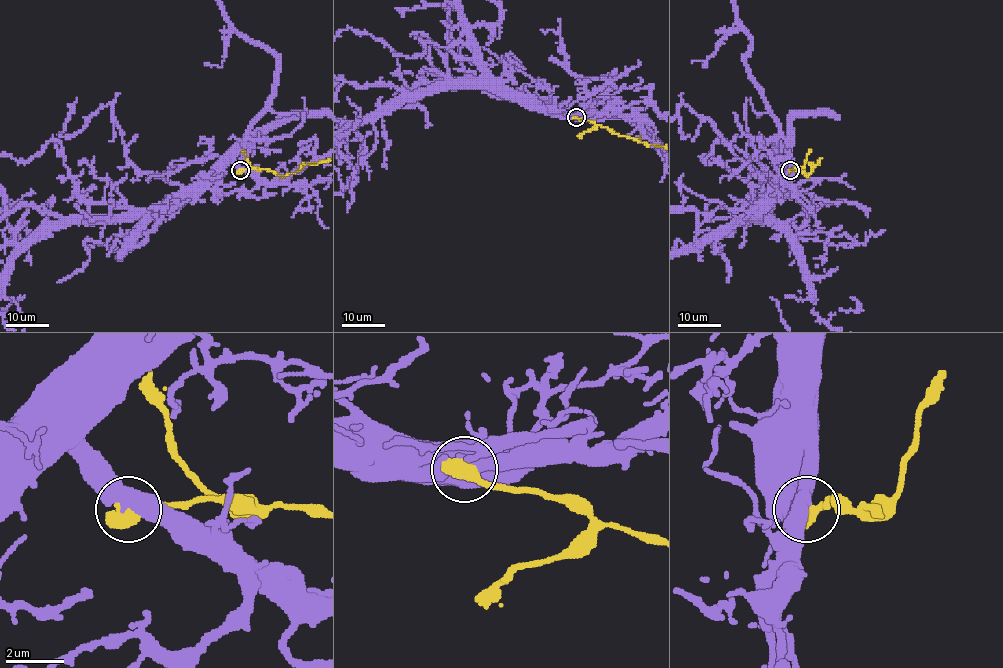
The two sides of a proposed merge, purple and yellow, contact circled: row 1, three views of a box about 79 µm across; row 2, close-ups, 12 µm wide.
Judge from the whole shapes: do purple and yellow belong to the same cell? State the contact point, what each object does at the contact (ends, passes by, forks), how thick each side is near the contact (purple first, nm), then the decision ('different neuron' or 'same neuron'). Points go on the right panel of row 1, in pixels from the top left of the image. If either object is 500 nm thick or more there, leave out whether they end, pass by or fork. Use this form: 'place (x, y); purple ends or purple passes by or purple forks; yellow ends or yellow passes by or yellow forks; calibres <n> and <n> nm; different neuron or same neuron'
place (790, 170); calibres 500 and 600 nm; different neuron

